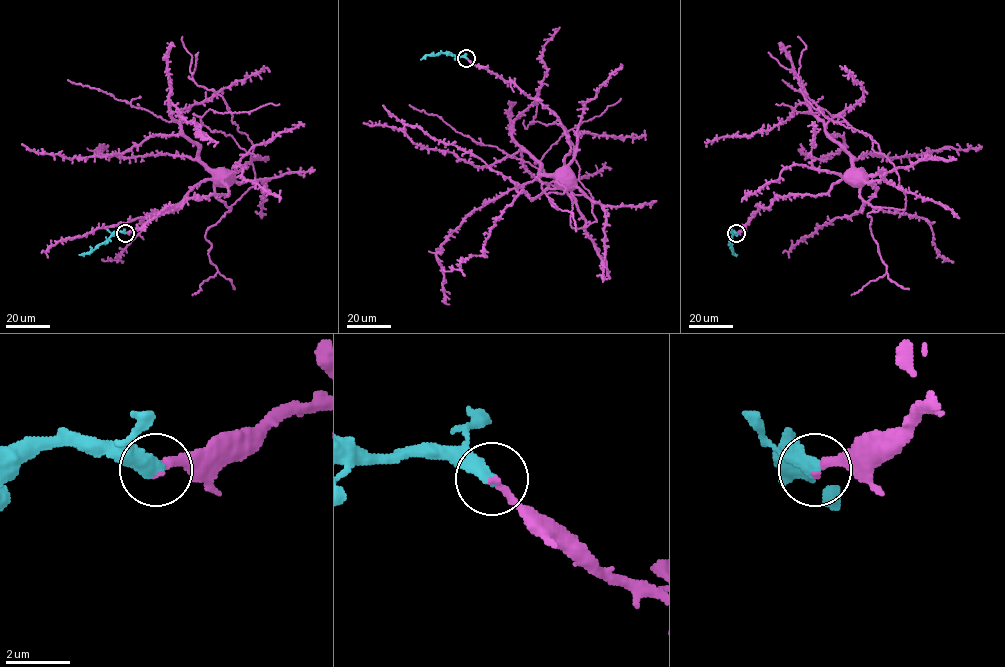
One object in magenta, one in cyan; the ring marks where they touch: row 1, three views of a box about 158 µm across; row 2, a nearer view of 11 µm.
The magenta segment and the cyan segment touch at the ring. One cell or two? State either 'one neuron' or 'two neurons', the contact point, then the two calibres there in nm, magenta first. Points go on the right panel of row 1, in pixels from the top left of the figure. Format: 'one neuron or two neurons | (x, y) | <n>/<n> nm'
one neuron | (736, 233) | 200/500 nm

